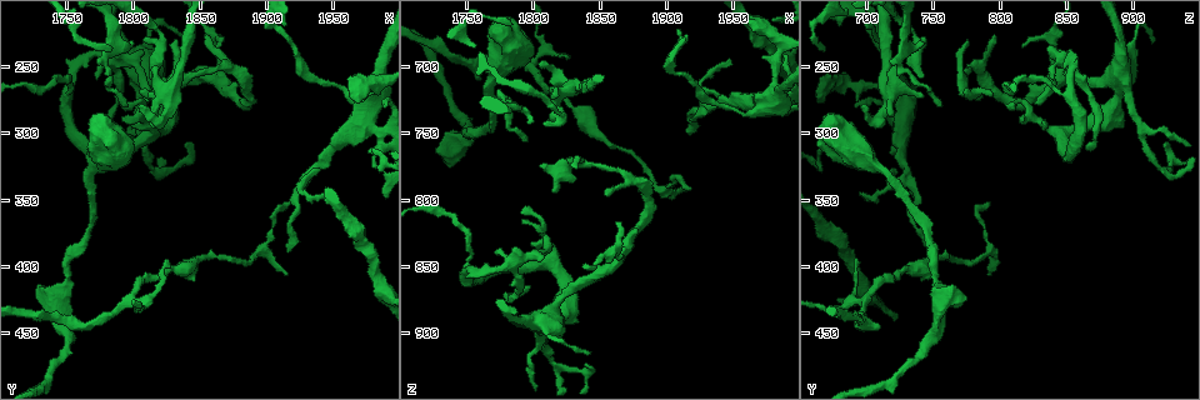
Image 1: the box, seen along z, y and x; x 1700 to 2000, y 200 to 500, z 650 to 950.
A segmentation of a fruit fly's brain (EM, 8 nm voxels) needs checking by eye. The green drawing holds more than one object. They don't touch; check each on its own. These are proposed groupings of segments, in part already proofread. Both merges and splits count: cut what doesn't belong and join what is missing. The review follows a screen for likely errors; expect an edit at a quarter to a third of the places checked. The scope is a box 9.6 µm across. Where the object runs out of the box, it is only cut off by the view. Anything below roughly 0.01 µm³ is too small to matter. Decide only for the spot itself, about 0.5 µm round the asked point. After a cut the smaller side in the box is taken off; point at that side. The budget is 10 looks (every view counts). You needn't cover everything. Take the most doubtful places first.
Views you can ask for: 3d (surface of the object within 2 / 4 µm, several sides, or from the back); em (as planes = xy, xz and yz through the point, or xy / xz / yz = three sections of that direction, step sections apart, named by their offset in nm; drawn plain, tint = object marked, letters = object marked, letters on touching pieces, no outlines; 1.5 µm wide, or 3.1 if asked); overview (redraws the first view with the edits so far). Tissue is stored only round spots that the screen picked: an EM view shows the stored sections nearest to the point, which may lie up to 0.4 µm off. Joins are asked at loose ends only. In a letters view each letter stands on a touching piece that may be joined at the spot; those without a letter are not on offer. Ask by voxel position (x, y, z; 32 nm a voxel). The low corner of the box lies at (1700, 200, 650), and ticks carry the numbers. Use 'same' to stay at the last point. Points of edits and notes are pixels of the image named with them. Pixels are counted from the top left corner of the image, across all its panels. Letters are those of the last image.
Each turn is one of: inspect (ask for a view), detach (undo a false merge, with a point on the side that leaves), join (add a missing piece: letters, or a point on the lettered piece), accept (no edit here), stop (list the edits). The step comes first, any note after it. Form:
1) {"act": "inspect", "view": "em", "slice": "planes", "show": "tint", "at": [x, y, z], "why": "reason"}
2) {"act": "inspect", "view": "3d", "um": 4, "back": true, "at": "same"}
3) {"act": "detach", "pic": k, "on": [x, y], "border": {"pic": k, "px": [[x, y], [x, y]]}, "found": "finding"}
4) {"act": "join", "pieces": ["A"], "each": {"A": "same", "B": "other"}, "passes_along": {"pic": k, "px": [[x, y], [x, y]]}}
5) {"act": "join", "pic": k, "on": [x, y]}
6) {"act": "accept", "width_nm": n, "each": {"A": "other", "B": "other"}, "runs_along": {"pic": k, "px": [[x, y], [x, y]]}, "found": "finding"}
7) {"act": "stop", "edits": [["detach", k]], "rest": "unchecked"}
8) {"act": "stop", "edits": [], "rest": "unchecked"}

{"act": "inspect", "view": "3d", "um": 2, "back": true, "at": [1842, 234, 916]}

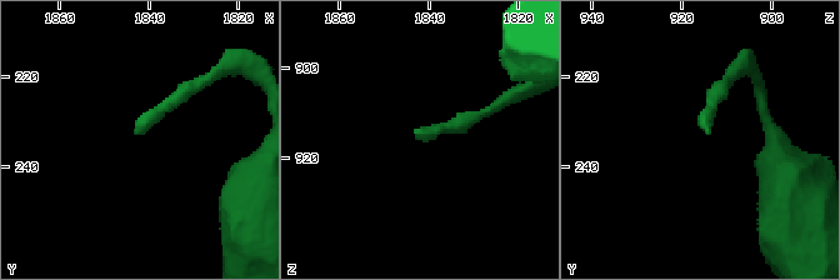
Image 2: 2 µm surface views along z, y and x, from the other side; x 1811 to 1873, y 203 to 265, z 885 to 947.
{"act": "inspect", "view": "em", "slice": "planes", "show": "plain", "at": [1843, 232, 915]}

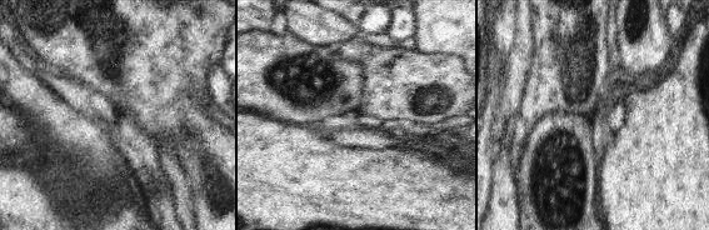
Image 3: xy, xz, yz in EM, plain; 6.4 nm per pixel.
{"act": "inspect", "view": "em", "slice": "planes", "show": "letters", "at": "same"}

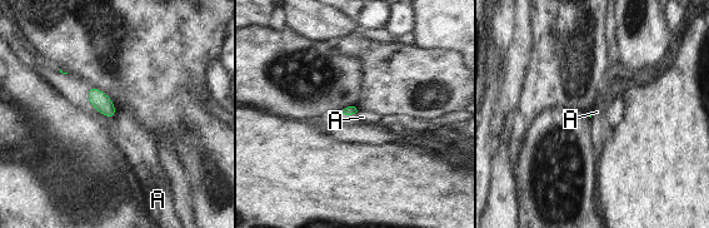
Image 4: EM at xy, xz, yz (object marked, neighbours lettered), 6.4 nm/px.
{"act": "accept", "each": {"A": "other"}, "border": {"pic": 4, "px": [[116, 112], [114, 117]]}, "found": "no lettered piece goes on from it"}

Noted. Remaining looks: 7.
{"act": "inspect", "view": "em", "slice": "yz", "step": 4, "show": "letters", "at": [1862, 238, 816], "why": "thin end"}

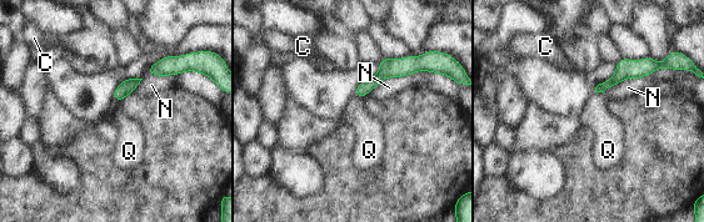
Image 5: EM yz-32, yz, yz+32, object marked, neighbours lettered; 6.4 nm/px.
{"act": "inspect", "view": "em", "slice": "planes", "show": "letters", "at": "same", "why": "cut it another way"}

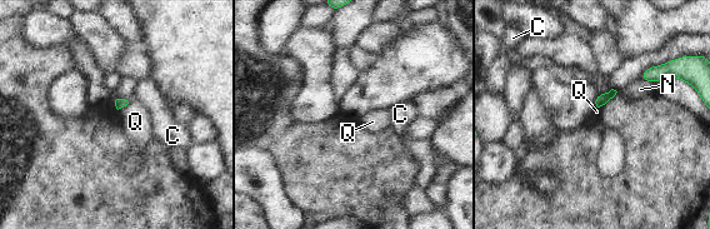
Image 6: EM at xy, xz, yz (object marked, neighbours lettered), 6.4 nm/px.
{"act": "accept", "each": {"C": "other", "N": "other", "Q": "other"}, "border": {"pic": 6, "px": [[129, 103], [118, 110]]}, "found": "none of them fits"}

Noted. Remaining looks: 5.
{"act": "inspect", "view": "3d", "um": 2, "at": [1804, 248, 840], "why": "touches itself"}

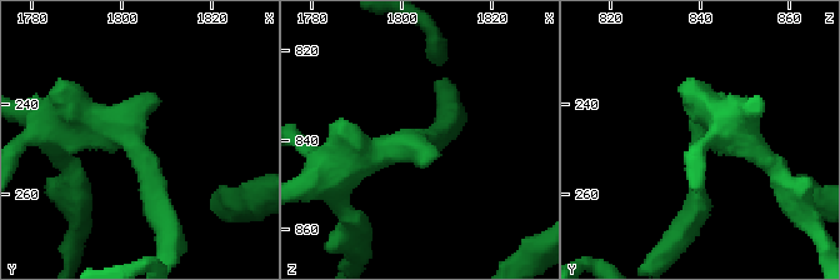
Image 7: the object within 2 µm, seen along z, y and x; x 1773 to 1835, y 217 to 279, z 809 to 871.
{"act": "inspect", "view": "em", "slice": "planes", "show": "tint", "at": [1803, 247, 840], "why": "need the tissue"}

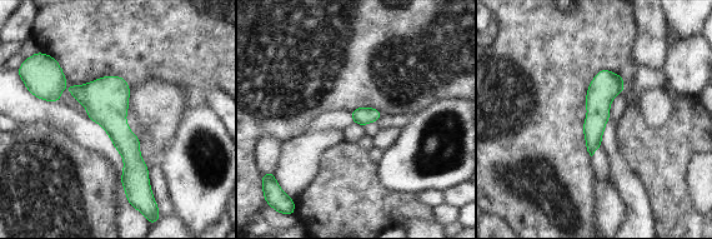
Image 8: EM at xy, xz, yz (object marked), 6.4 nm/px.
{"act": "inspect", "view": "em", "slice": "planes", "show": "letters", "at": "same"}

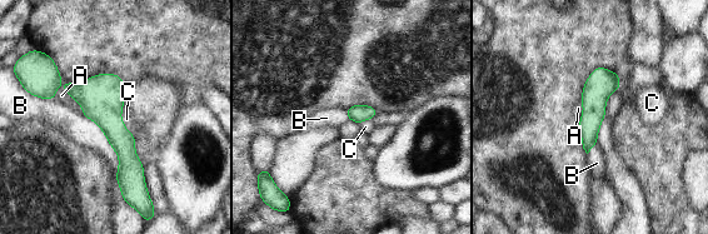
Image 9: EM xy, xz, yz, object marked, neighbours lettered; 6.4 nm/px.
{"act": "accept", "width_nm": 180, "each": {"A": "other", "B": "other", "C": "other"}, "border": {"pic": 9, "px": [[64, 81], [63, 88], [83, 114]]}, "found": "continuous, no second neuron"}

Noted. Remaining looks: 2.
{"act": "stop", "edits": [], "rest": "unchecked"}

